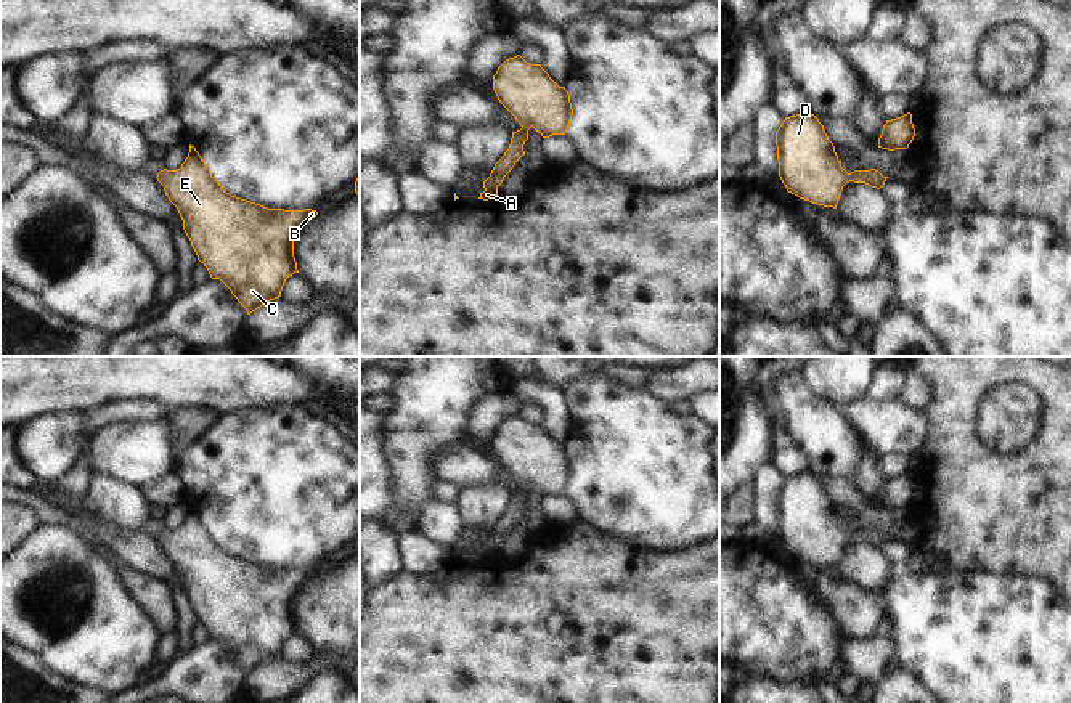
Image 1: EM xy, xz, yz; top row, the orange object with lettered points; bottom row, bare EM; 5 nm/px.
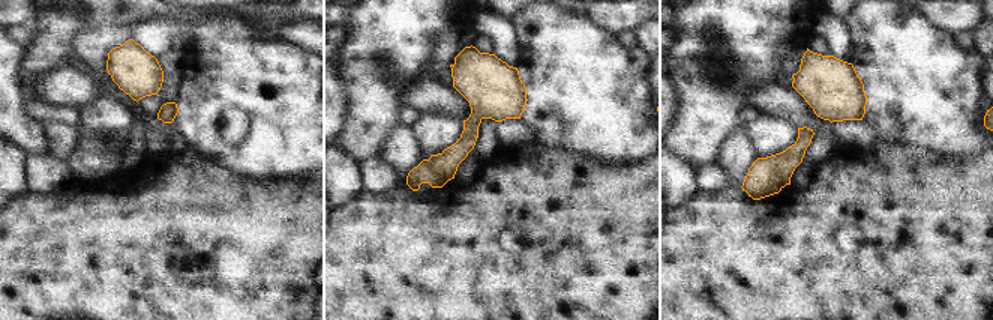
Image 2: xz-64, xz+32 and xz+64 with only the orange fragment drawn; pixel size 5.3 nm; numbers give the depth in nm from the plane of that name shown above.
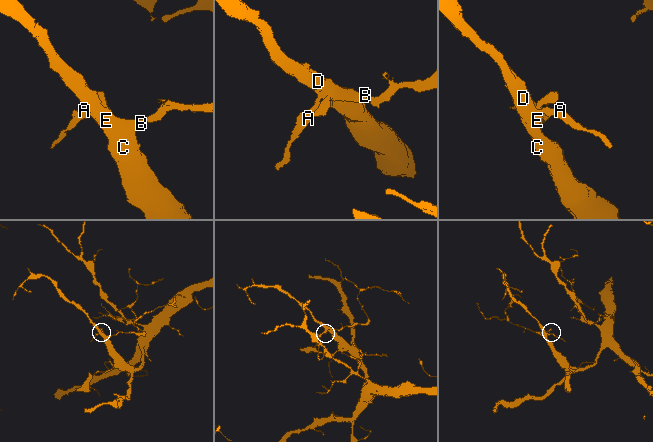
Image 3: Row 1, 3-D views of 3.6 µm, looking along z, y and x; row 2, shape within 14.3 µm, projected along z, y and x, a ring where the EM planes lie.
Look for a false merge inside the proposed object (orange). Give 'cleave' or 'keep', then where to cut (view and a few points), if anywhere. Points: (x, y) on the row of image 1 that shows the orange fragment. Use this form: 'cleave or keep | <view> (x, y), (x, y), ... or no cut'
keep | no cut

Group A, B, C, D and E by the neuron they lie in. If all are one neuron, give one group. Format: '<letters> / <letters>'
A B C D E

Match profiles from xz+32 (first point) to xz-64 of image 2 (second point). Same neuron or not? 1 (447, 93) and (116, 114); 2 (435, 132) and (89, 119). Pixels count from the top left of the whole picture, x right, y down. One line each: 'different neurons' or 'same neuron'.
1: different neurons
2: same neuron

